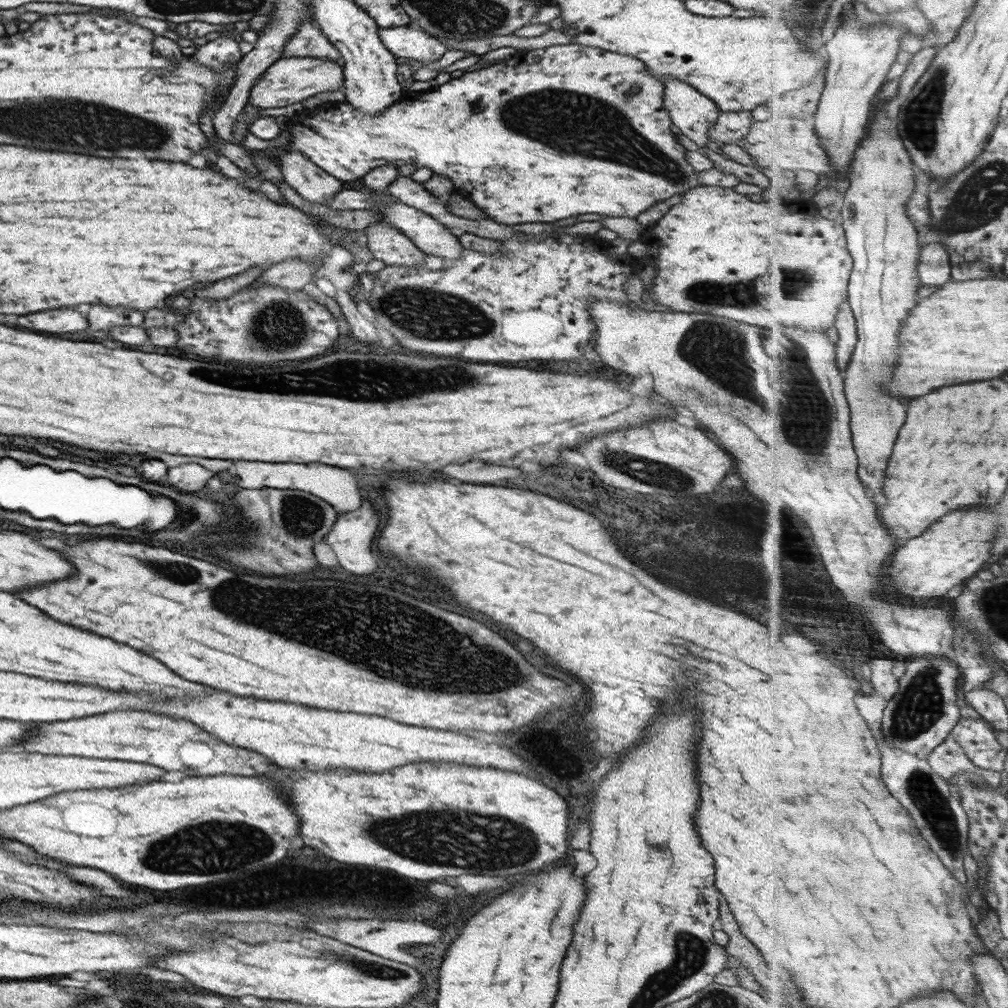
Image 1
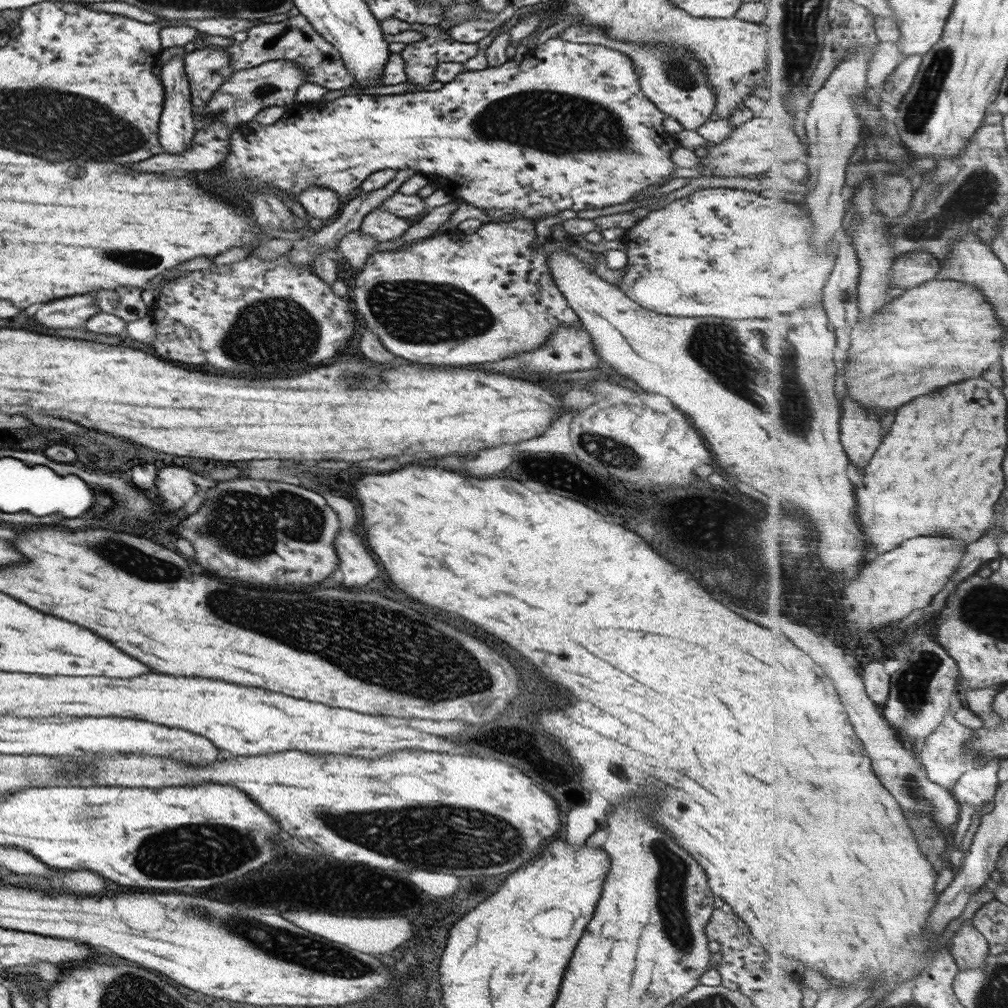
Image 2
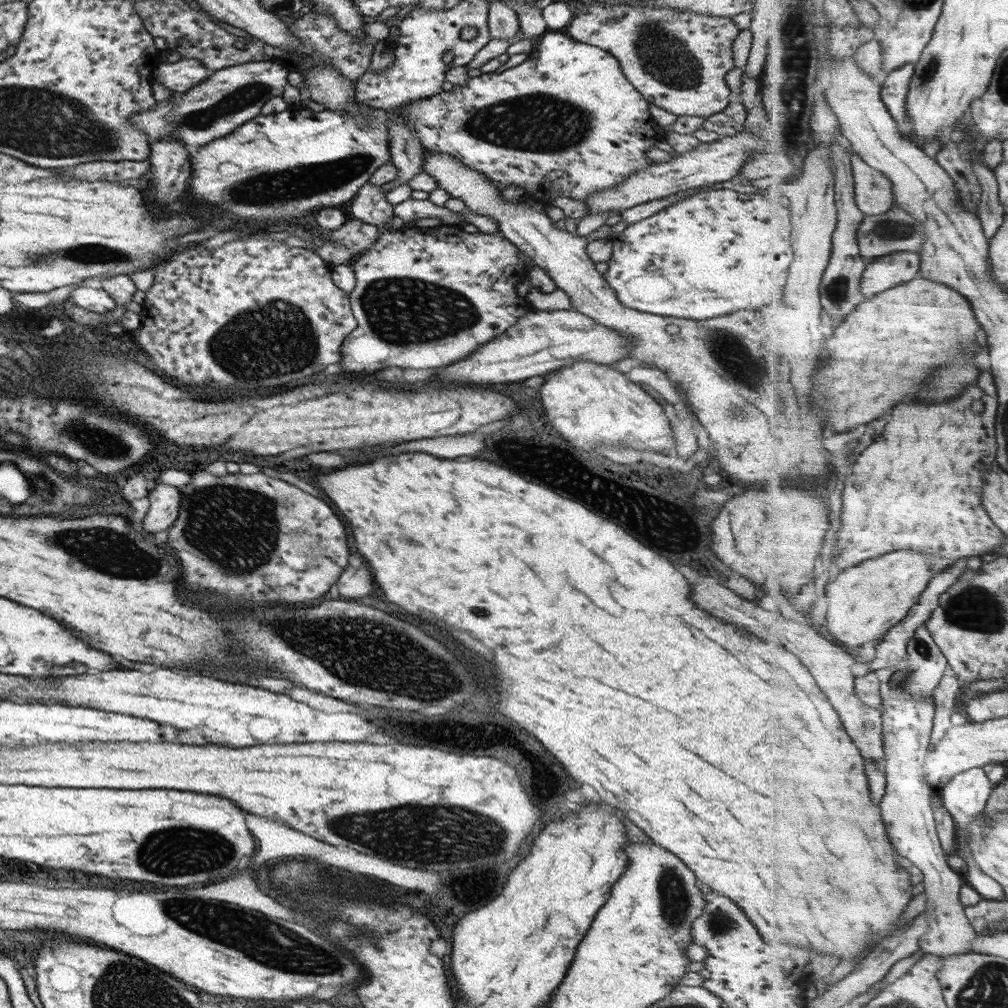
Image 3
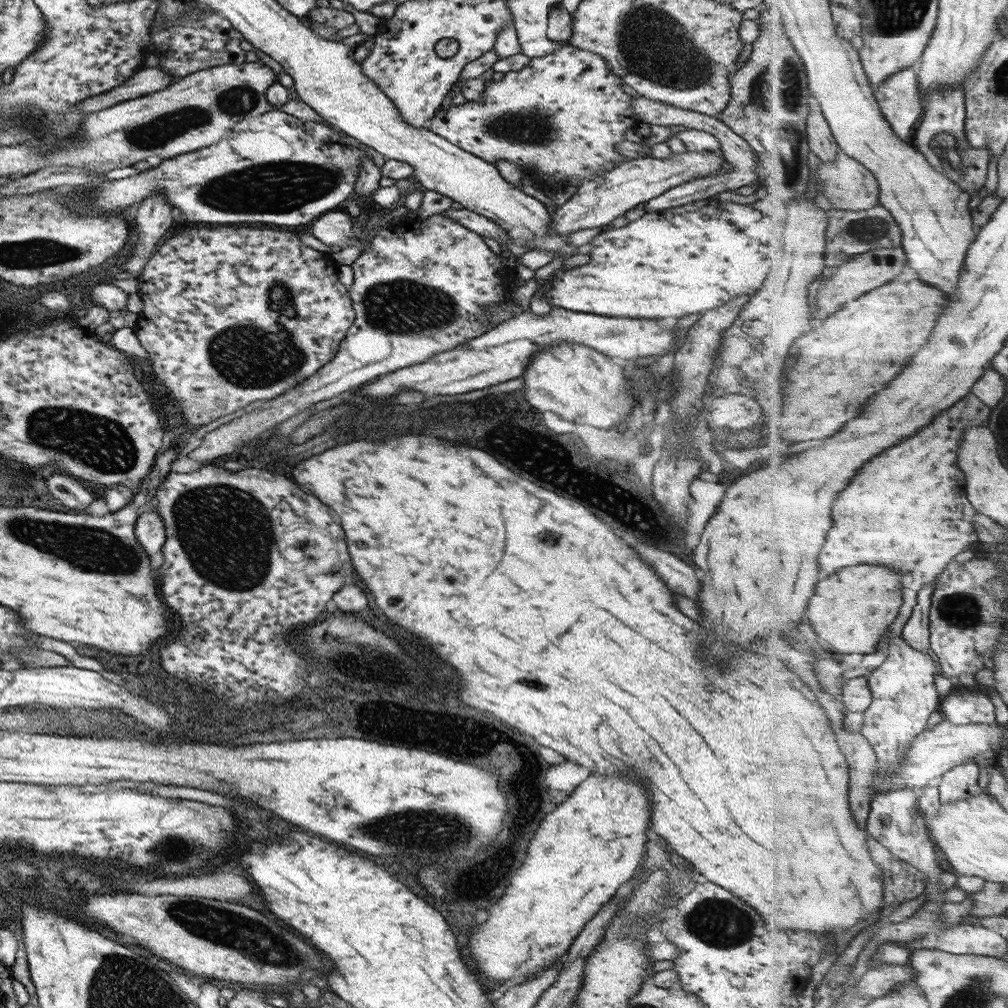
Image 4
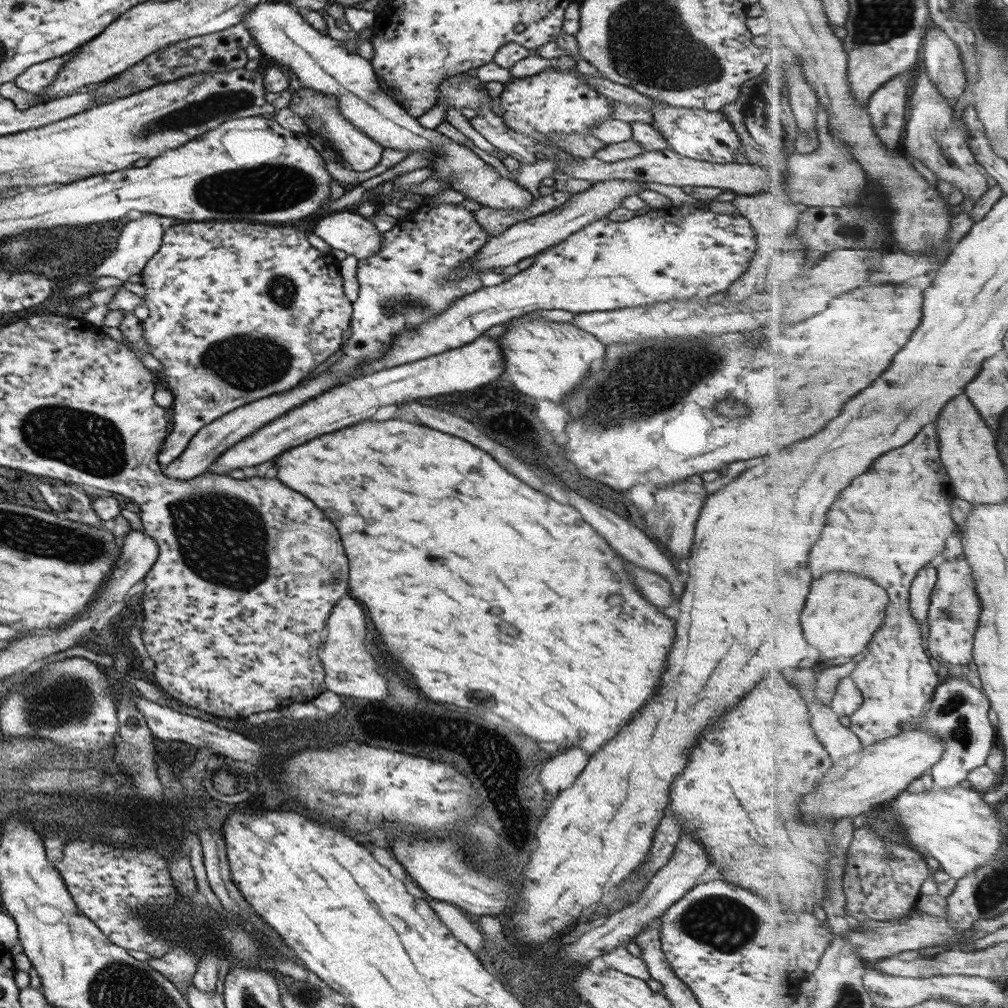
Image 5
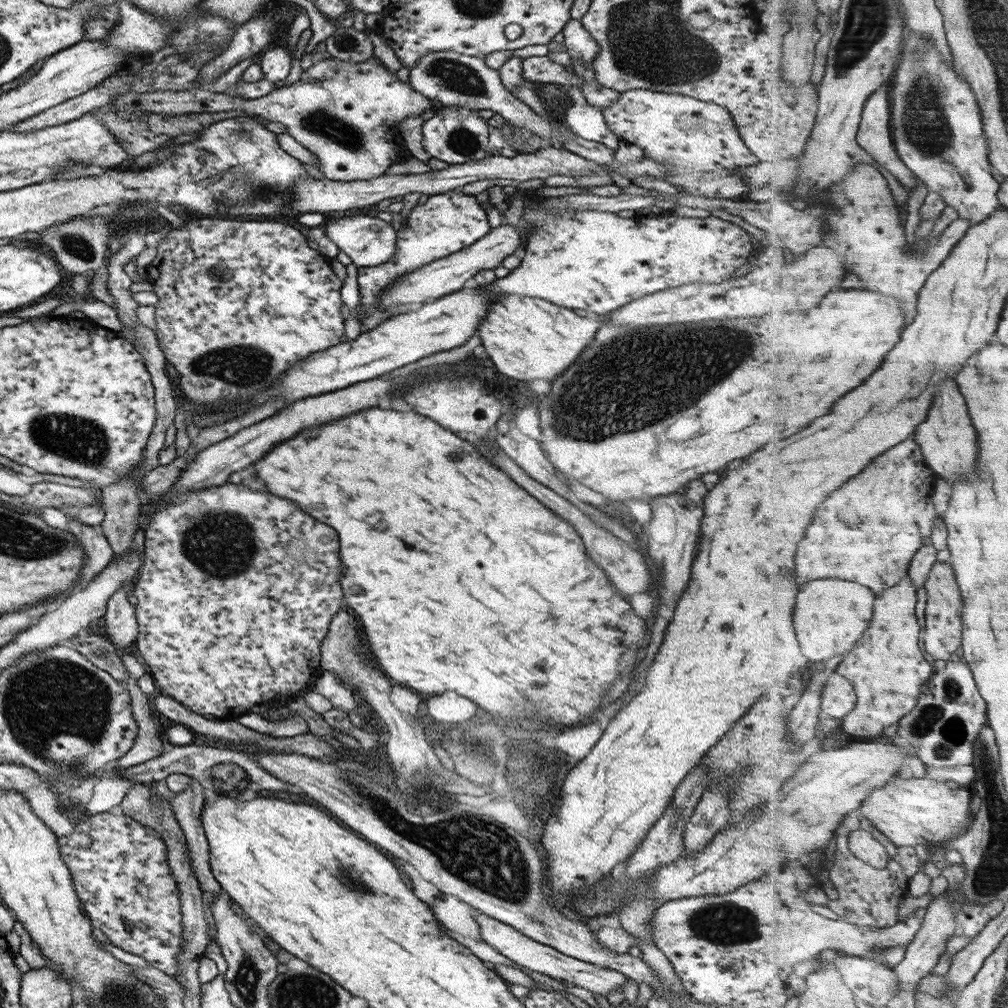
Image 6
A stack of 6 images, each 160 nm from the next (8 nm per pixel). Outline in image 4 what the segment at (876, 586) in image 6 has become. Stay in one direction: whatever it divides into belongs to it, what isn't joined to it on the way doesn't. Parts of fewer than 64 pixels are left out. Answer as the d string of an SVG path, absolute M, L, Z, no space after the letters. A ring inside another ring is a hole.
M973 394L963 398L959 406L955 404L953 408L945 410L933 424L921 428L915 436L911 436L911 440L899 442L897 446L881 452L867 466L863 466L863 470L859 470L859 474L839 494L833 506L835 526L829 532L829 542L825 544L825 550L821 552L821 568L827 574L835 574L845 566L857 566L857 564L877 564L879 566L881 564L881 566L893 566L904 576L901 582L904 584L901 613L893 625L887 628L882 640L885 640L887 636L892 639L901 638L917 606L917 596L920 590L936 582L940 574L943 574L944 570L956 560L956 556L969 550L975 542L980 542L980 534L974 525L974 518L978 515L978 510L967 498L967 490L965 490L967 480L965 480L963 470L959 468L957 452L965 438L965 430L971 426L988 426L992 409Z

